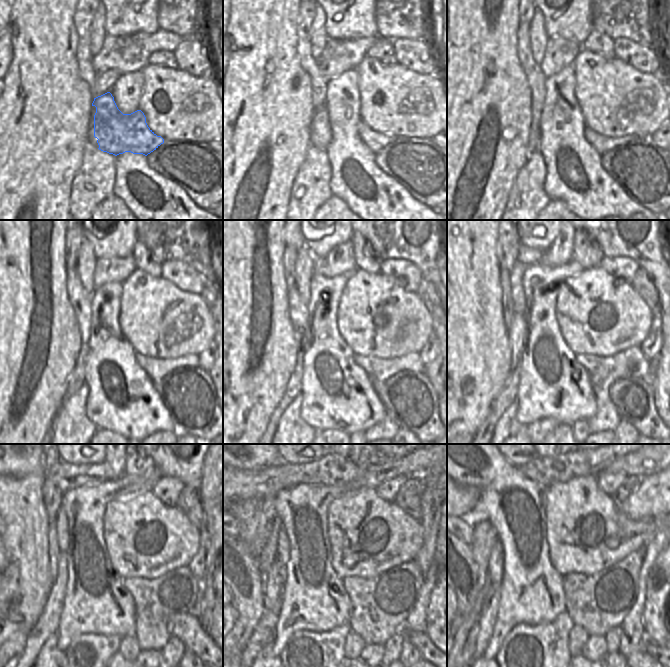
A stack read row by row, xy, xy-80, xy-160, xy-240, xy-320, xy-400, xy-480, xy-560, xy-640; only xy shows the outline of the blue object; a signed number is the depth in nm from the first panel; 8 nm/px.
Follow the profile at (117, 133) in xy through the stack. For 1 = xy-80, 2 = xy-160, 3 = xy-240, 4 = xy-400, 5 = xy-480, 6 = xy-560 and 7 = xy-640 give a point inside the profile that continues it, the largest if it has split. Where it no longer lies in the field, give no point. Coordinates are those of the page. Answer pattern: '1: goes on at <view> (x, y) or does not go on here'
1: goes on at xy-80 (375, 141)
2: goes on at xy-160 (602, 144)
3: goes on at xy-240 (156, 368)
4: goes on at xy-400 (603, 371)
5: goes on at xy-480 (156, 600)
6: goes on at xy-560 (379, 606)
7: goes on at xy-640 (599, 602)

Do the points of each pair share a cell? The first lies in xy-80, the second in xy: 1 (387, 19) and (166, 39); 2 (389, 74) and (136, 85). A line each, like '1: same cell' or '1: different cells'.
1: different cells
2: different cells

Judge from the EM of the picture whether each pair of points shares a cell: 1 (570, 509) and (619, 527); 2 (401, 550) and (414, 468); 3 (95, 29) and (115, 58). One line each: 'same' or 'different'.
1: same
2: different
3: different

